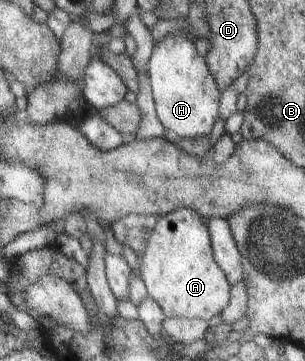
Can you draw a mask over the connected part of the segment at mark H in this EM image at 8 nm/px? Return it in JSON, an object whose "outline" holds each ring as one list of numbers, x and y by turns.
{"outline":[[167,33,151,50,146,71,151,87,156,119,165,129,165,134,192,139,209,135,217,119,218,91,208,66,196,52,194,40,182,37,180,33]]}

